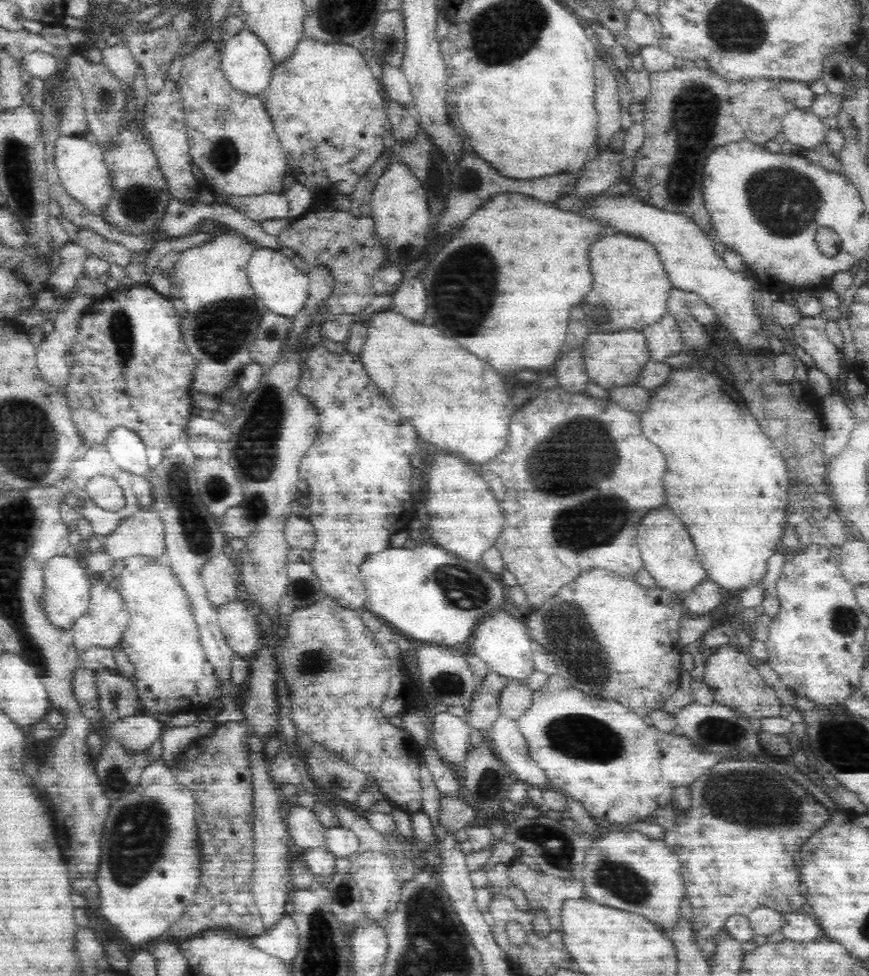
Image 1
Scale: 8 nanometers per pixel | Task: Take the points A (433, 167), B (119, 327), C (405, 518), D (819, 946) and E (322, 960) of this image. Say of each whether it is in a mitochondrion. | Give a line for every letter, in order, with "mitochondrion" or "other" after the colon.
A: mitochondrion
B: mitochondrion
C: other
D: other
E: mitochondrion

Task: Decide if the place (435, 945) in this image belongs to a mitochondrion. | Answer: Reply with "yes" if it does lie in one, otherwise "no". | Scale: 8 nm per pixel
yes

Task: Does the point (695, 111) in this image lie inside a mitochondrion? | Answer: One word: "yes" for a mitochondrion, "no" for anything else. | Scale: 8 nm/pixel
yes

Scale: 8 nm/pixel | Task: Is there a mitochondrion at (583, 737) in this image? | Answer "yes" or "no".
yes

